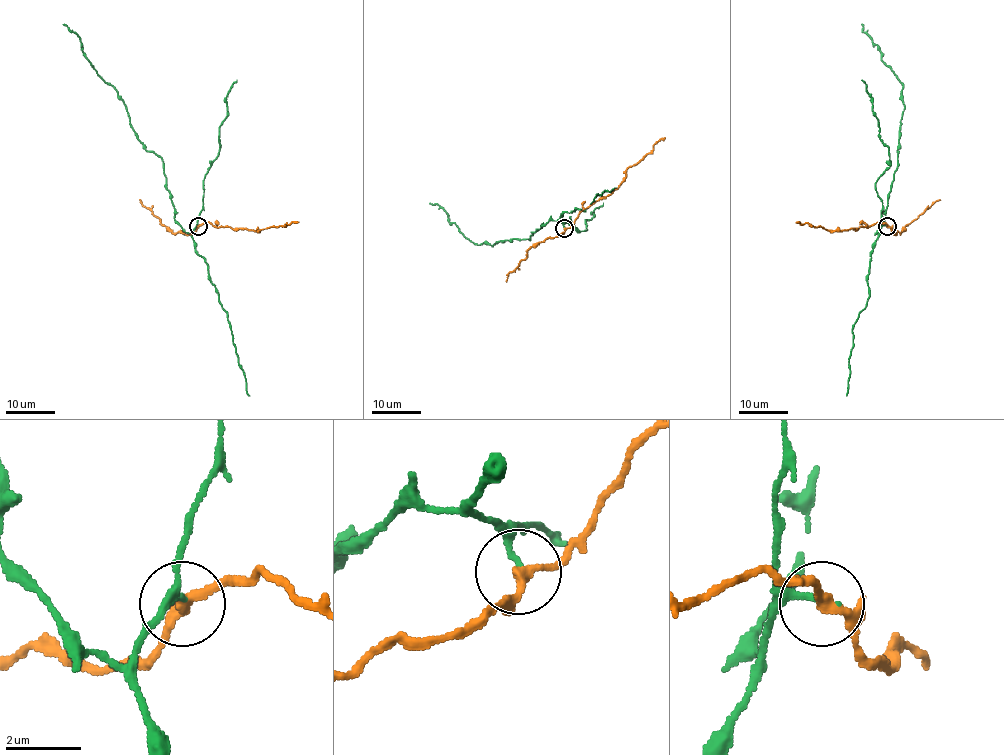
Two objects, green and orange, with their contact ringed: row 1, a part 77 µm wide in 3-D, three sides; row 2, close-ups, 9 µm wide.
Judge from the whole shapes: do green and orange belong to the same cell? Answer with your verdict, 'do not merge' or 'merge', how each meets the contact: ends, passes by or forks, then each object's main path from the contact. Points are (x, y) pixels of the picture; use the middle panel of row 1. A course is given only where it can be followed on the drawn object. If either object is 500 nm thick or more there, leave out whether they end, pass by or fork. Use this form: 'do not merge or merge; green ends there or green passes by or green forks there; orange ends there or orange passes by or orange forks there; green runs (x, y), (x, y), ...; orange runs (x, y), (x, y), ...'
do not merge; green passes by; orange passes by; green runs (565, 228), (551, 220), (529, 239), (478, 244), (448, 221), (447, 213), (436, 204), (429, 202); orange runs (565, 228), (570, 227), (583, 210), (605, 199), (623, 179), (626, 171), (665, 138)

